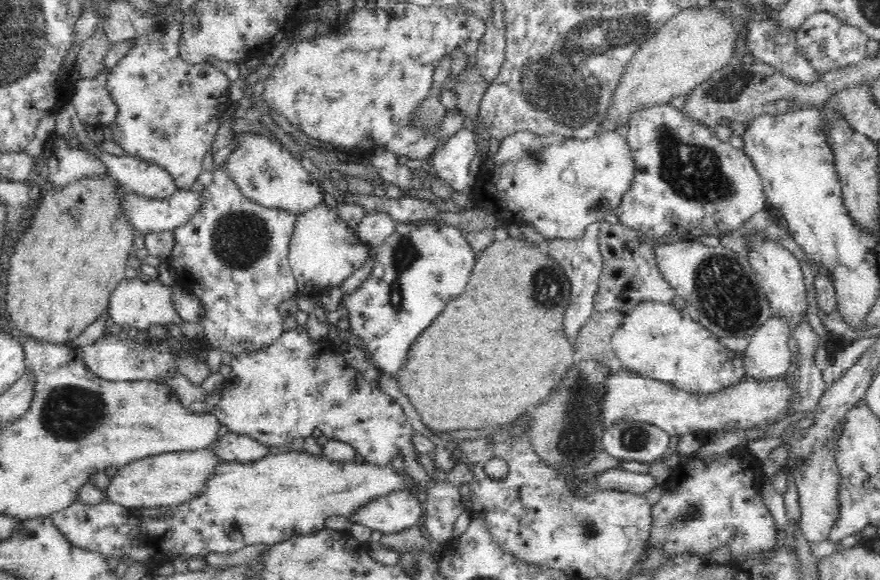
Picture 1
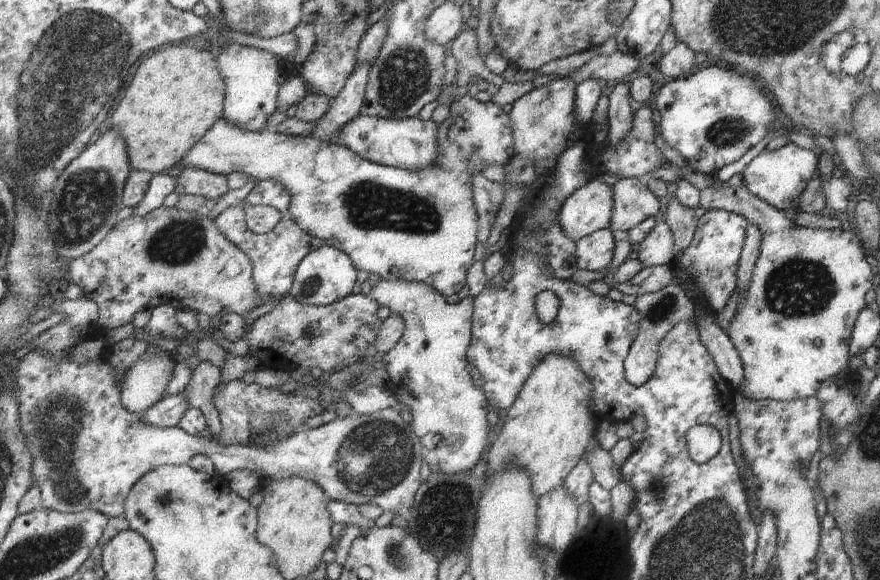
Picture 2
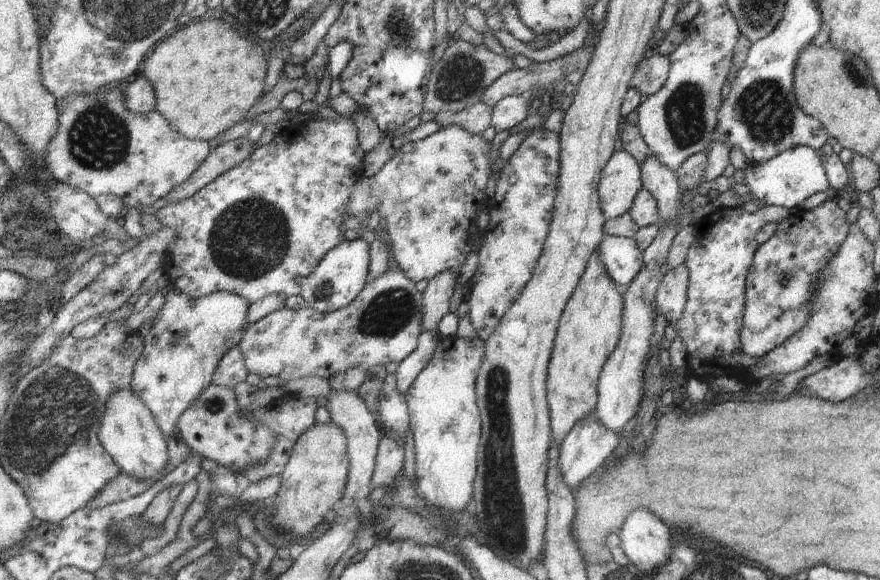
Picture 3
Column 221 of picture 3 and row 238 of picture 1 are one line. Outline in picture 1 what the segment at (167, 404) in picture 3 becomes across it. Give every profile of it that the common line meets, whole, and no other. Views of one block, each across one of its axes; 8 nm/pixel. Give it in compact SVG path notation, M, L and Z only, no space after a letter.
M320 202L316 208L304 210L297 216L289 246L289 263L298 292L317 299L325 289L340 286L354 274L370 258L371 251L360 241L357 229L340 218L337 207L330 209Z

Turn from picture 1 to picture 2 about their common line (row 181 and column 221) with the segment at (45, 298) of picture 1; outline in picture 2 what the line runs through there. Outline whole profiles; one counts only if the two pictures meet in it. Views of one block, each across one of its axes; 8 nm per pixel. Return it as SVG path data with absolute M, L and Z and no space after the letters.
M171 44L165 46L161 50L156 51L149 56L145 62L142 62L138 69L133 73L133 80L128 89L125 90L123 100L119 104L119 108L115 110L113 118L111 118L111 129L126 141L127 153L129 153L130 164L134 171L149 172L151 175L176 171L179 163L181 163L186 155L207 135L207 132L223 117L225 112L224 100L226 98L226 81L223 81L221 69L218 68L217 57L213 58L209 51L199 49L199 47L189 46L190 44Z

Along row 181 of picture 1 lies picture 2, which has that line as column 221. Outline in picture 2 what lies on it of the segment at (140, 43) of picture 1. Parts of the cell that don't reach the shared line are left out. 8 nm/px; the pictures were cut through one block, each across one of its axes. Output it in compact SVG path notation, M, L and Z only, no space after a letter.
M187 165L177 171L178 195L202 196L211 201L221 199L229 192L227 176Z

